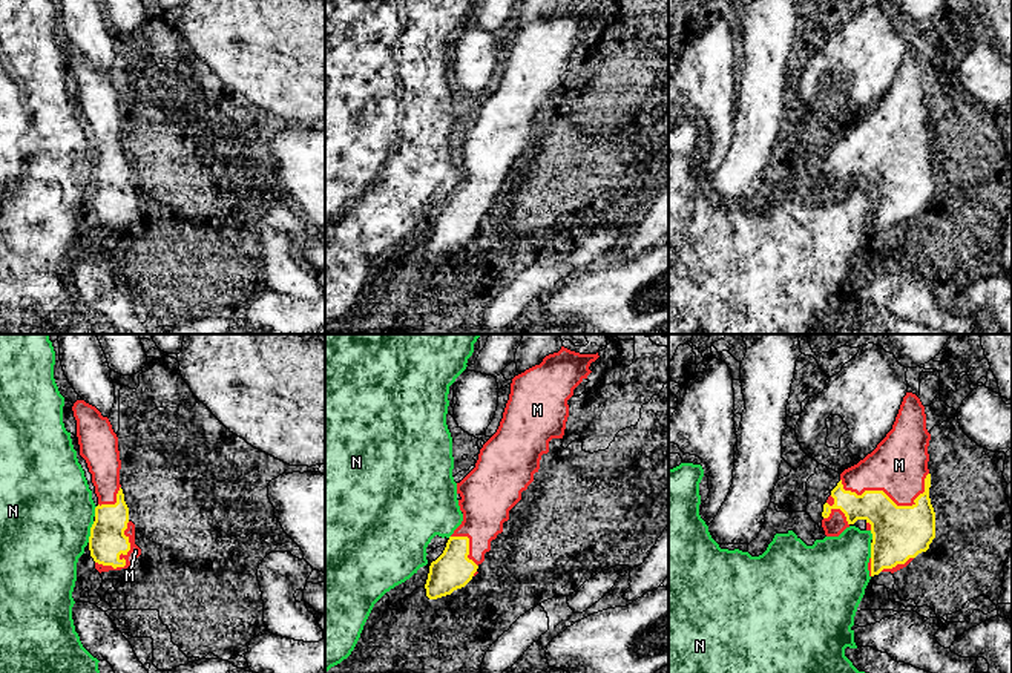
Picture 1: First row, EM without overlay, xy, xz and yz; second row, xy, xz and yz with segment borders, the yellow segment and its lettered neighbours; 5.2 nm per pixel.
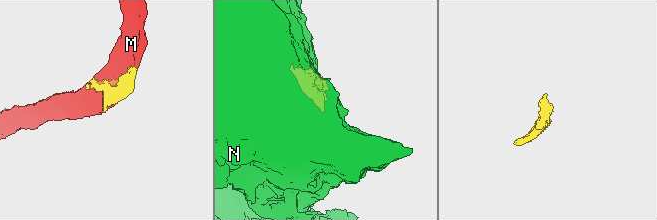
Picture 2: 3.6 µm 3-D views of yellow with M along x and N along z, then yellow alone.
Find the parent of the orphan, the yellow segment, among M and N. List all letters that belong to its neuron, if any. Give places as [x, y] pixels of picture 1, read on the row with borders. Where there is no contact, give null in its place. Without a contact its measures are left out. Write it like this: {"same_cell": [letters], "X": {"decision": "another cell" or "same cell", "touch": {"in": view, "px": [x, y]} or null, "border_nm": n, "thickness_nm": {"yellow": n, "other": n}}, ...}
{"same_cell": ["M"], "M": {"decision": "same cell", "touch": {"in": "yz", "px": [888, 497]}, "border_nm": 460, "thickness_nm": {"yellow": 280, "other": 300}}, "N": {"decision": "another cell", "touch": {"in": "xy", "px": [91, 532]}, "border_nm": 120, "thickness_nm": {"yellow": 190, "other": 480}}}

